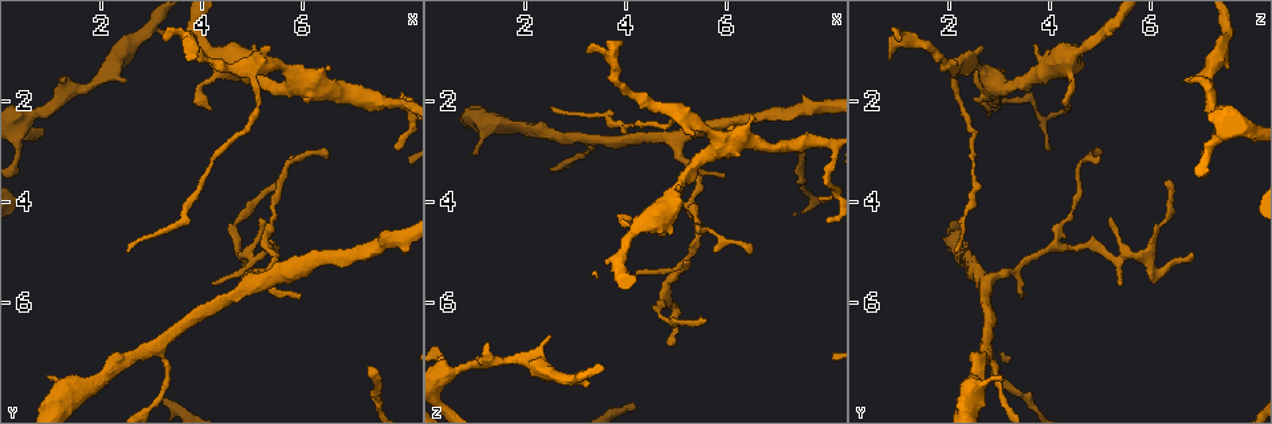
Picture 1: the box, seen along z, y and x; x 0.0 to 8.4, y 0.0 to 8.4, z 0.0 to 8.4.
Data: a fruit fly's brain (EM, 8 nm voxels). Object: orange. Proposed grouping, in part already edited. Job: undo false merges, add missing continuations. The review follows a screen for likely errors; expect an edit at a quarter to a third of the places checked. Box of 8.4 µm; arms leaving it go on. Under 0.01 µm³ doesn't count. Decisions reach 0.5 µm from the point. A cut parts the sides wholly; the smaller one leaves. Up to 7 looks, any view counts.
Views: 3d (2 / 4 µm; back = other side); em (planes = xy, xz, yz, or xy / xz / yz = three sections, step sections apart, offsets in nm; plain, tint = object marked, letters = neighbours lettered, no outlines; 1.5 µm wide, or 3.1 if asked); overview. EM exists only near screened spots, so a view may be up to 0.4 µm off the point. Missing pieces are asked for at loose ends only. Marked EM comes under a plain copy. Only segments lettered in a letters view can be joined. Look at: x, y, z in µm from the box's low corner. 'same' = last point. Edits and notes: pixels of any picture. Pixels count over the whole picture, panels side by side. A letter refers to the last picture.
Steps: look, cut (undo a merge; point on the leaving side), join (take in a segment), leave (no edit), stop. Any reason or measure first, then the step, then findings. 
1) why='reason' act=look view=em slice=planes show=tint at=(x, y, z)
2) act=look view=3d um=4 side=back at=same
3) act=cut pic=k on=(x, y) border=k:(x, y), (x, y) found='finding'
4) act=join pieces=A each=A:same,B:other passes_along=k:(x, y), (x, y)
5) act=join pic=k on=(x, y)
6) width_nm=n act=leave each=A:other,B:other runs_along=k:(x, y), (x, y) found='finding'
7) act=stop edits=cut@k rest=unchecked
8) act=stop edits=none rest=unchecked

why='free end' act=look view=3d um=4 at=(2.55, 1.55, 6.70)

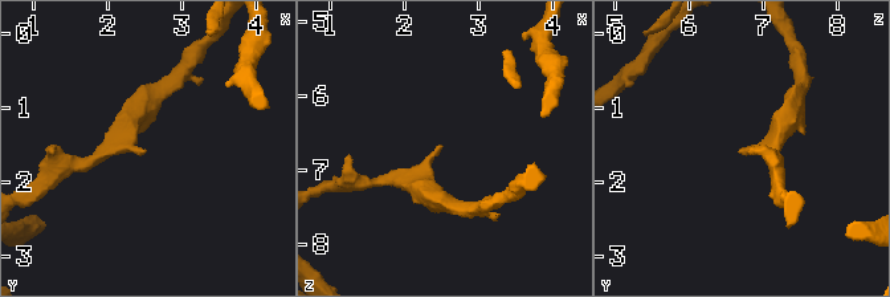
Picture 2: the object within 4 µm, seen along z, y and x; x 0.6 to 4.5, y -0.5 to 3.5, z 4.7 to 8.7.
act=look view=em um=3.1 slice=yz step=16 show=tint at=(2.55, 1.55, 6.70)

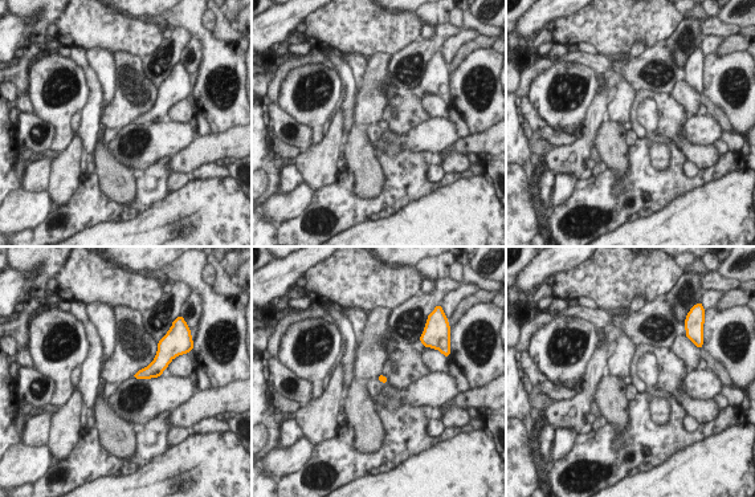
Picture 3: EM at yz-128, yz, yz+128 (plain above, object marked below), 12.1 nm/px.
why='cut it another way' act=look view=em um=3.1 slice=planes show=letters at=same

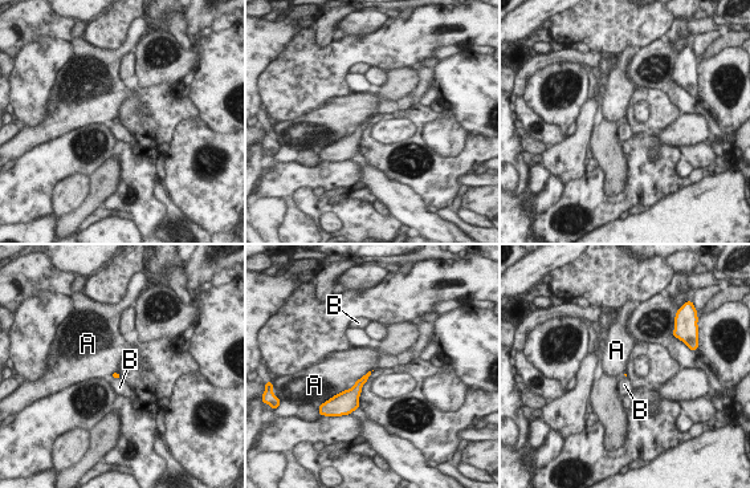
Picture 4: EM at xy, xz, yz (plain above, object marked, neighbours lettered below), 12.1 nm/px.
longest_contact=A:280nm act=leave each=A:other,B:other found='none of them fits'

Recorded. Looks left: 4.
why='an open end' act=look view=3d um=4 at=(6.45, 3.00, 5.00)

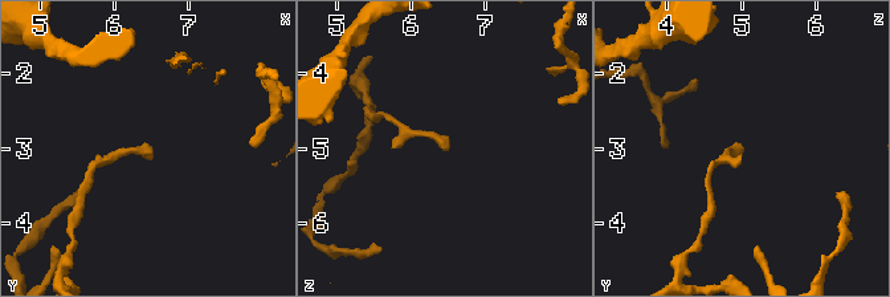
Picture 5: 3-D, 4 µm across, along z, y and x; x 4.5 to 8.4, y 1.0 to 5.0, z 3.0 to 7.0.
act=look view=em slice=planes show=letters at=(6.55, 3.00, 5.00)

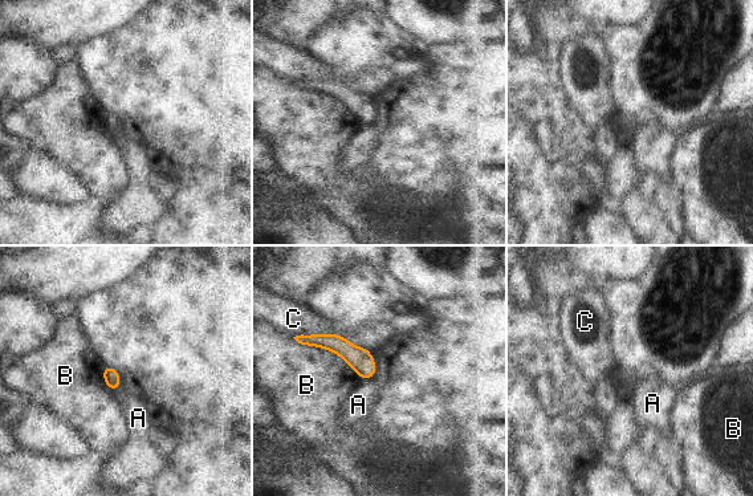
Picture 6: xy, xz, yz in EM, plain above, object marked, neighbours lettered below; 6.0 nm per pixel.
act=leave each=A:other,B:other,C:other border=6:(371, 377), (361, 379) found='no lettered segment goes on from it'

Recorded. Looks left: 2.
why='side arm on a straight run' act=look view=em slice=planes show=tint at=(5.35, 4.95, 4.05)

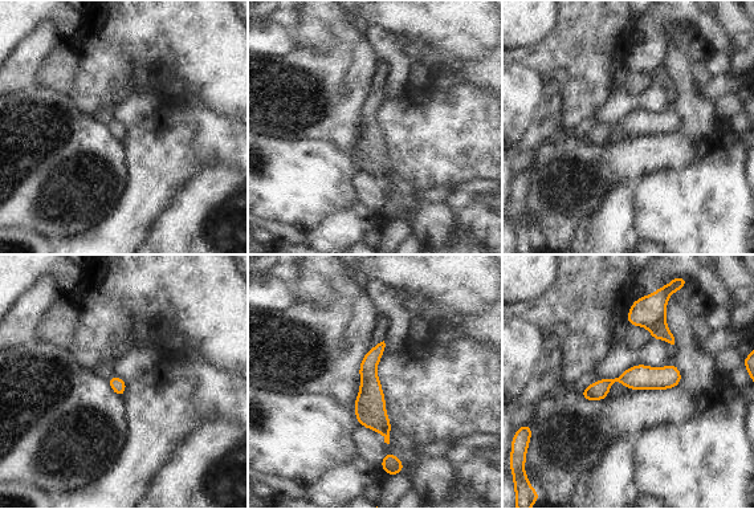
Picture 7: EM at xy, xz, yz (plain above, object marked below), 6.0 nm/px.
why='what lies round it' act=look view=em slice=planes show=letters at=same

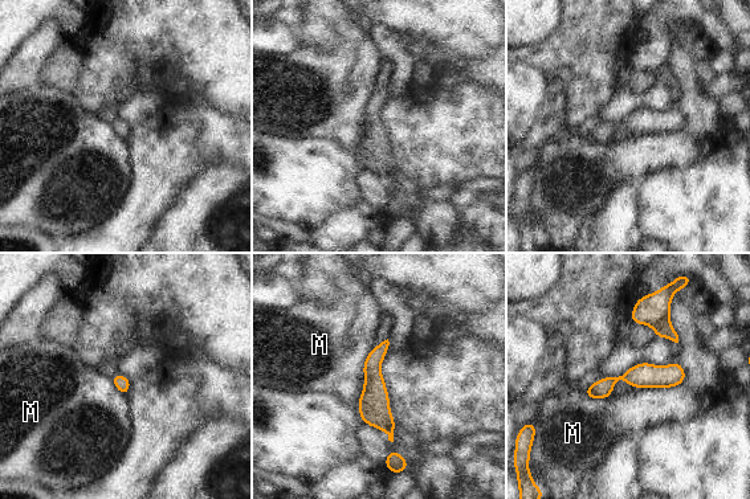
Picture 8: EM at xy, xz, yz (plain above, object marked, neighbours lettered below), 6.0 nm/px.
width_nm=90 act=leave each=M:other found='one neuron here'

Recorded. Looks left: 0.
act=stop edits=none rest=unchecked

